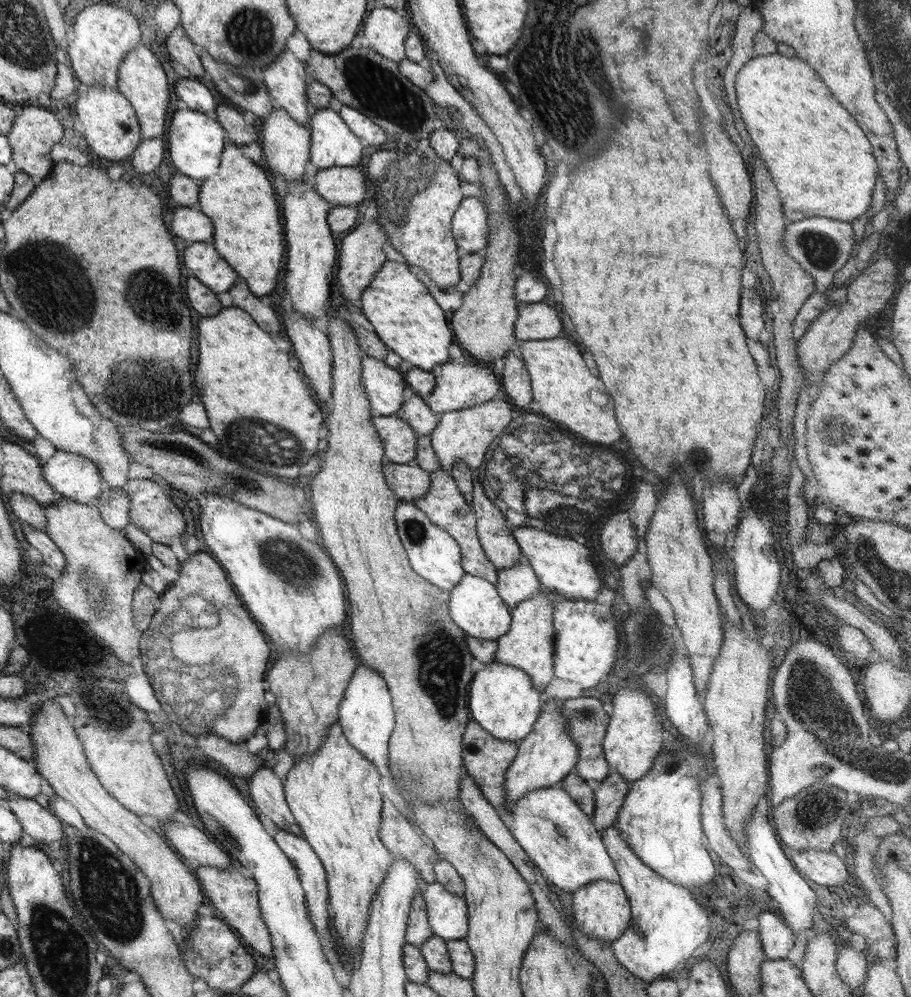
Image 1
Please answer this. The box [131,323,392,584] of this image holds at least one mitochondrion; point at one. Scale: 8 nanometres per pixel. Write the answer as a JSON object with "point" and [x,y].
{"point":[263,442]}

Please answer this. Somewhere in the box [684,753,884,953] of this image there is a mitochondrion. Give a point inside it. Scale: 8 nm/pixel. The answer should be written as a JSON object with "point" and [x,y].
{"point":[807,816]}

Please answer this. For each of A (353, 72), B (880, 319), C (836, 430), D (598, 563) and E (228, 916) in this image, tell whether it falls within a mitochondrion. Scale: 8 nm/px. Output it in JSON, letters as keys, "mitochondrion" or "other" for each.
{"A":"mitochondrion","B":"other","C":"mitochondrion","D":"other","E":"other"}

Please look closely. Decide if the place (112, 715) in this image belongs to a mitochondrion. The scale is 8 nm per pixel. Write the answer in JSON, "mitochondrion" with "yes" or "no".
{"mitochondrion":"yes"}

